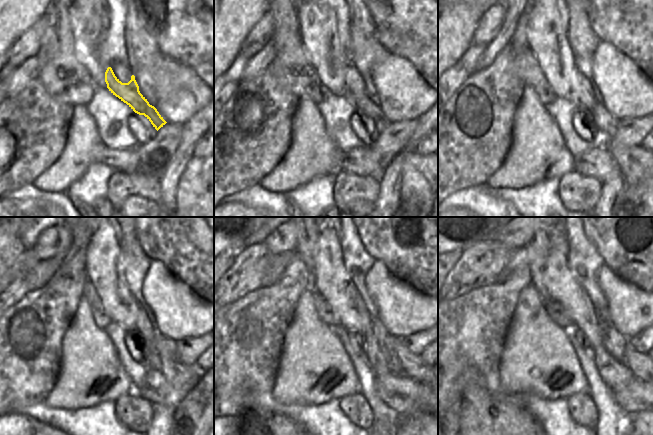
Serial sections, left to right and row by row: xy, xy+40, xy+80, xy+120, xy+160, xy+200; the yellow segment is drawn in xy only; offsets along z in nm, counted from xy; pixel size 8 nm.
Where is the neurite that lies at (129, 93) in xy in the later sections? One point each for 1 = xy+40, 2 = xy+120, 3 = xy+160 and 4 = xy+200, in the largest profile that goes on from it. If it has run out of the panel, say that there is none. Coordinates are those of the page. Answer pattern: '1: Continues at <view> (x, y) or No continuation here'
1: Continues at xy+40 (354, 94)
2: Continues at xy+120 (165, 348)
3: Continues at xy+160 (414, 367)
4: Continues at xy+200 (641, 365).

